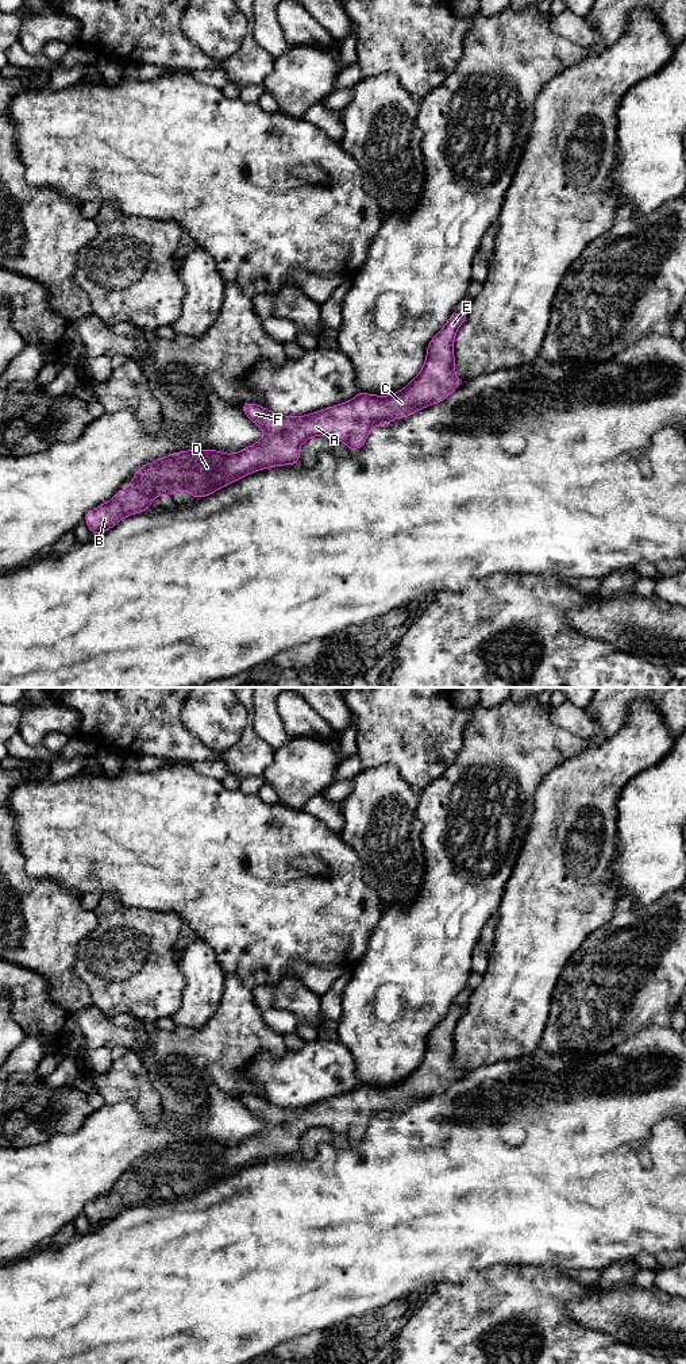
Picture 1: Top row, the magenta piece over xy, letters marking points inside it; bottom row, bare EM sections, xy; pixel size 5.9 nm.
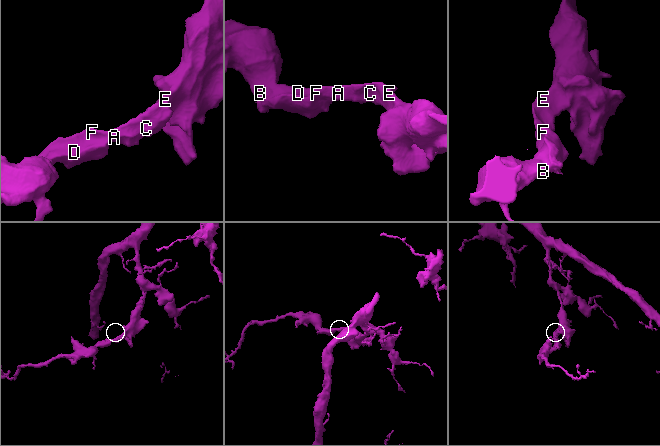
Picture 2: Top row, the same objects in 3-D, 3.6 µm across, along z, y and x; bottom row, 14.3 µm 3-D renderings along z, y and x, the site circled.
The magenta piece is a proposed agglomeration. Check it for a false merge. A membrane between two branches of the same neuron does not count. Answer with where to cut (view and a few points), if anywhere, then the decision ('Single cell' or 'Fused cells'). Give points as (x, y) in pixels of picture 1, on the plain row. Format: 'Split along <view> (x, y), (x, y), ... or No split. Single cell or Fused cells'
No split. Single cell

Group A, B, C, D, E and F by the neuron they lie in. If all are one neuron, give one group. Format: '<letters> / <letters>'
A B C D E F

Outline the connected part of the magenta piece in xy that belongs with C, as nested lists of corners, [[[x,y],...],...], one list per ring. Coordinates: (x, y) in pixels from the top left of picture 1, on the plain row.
[[[454,1003],[450,1007],[444,1018],[431,1030],[421,1063],[404,1080],[389,1087],[358,1083],[350,1093],[305,1107],[277,1106],[266,1098],[243,1094],[240,1099],[246,1107],[265,1121],[262,1130],[235,1145],[224,1145],[217,1141],[188,1141],[173,1144],[143,1156],[134,1165],[128,1179],[86,1205],[84,1214],[89,1218],[92,1226],[97,1228],[127,1207],[150,1202],[150,1195],[157,1187],[172,1188],[176,1183],[188,1182],[192,1190],[201,1190],[255,1163],[275,1157],[298,1156],[300,1138],[312,1128],[332,1129],[343,1133],[350,1143],[359,1141],[366,1134],[367,1126],[374,1117],[386,1118],[396,1109],[406,1110],[425,1098],[446,1091],[462,1075],[462,1071],[455,1067],[454,1032],[466,1006]]]

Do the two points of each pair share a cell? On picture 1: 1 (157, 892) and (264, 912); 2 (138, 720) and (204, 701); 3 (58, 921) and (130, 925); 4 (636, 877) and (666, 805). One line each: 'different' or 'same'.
1: same
2: different
3: different
4: same

